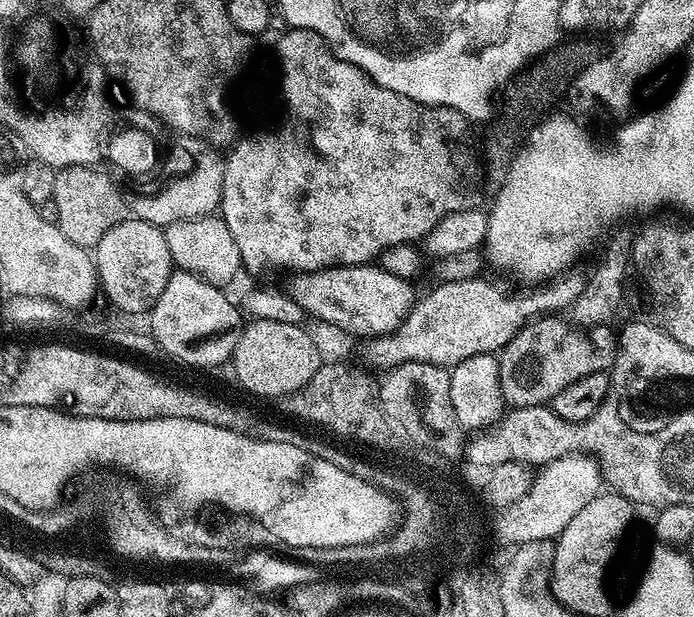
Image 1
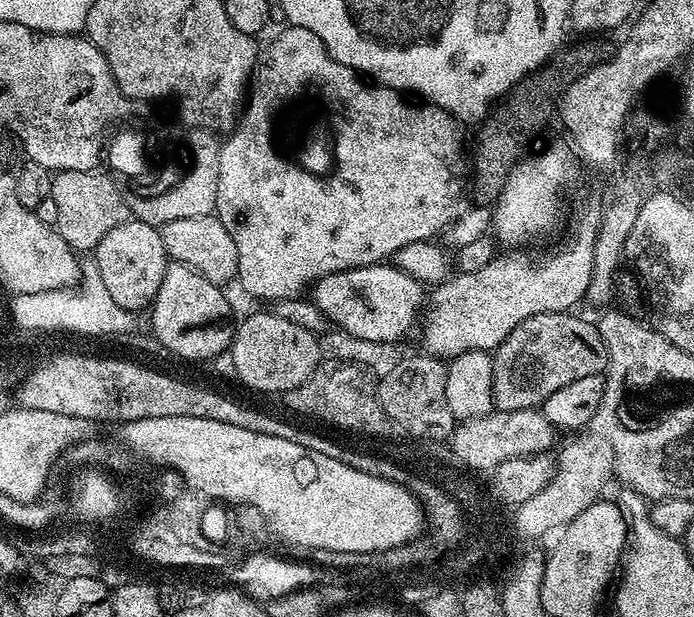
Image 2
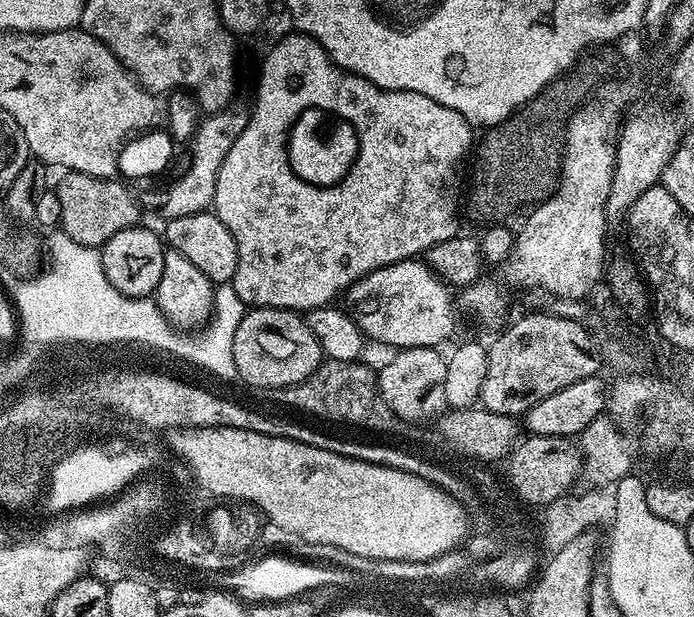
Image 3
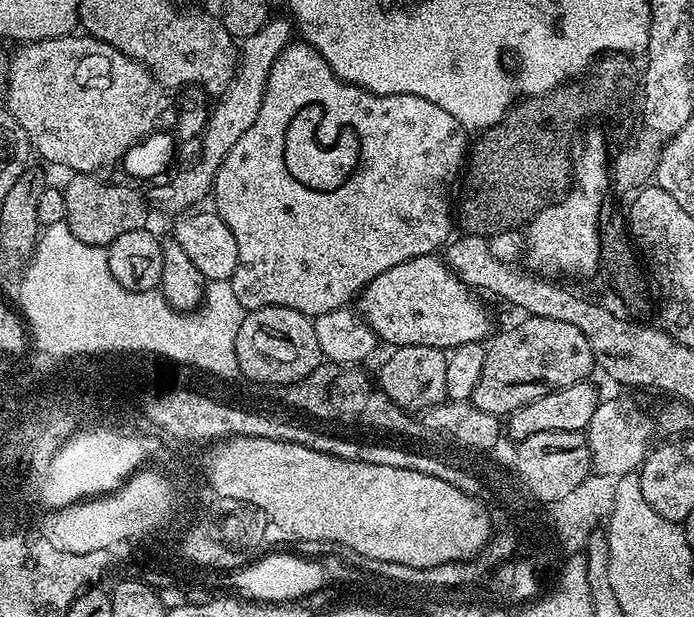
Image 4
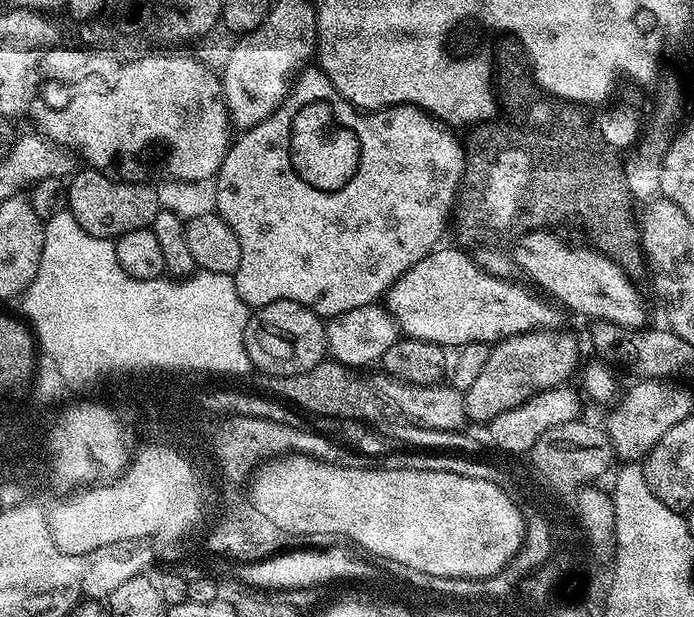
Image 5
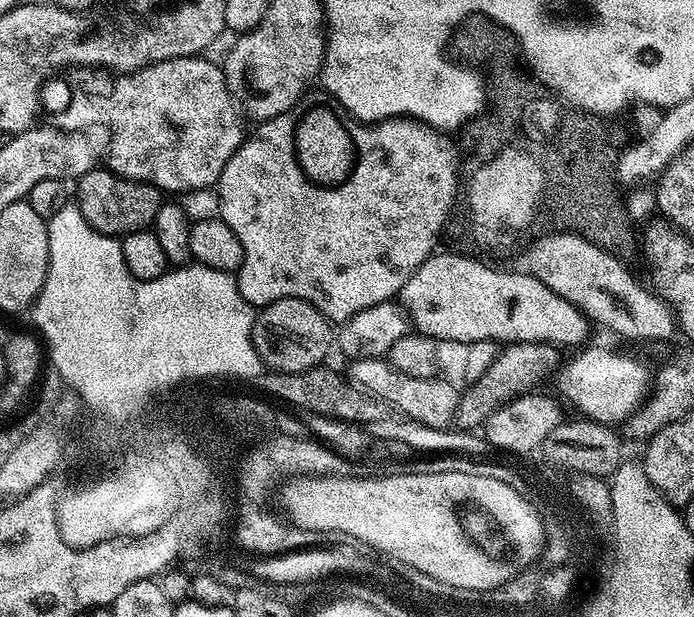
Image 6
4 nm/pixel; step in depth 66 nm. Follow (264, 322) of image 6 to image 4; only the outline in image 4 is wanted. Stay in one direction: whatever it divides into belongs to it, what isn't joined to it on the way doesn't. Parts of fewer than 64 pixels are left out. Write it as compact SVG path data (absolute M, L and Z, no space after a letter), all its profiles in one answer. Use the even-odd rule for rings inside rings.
M266 306L253 308L245 315L235 338L235 357L245 381L283 386L293 384L310 374L322 362L313 321L293 308Z

